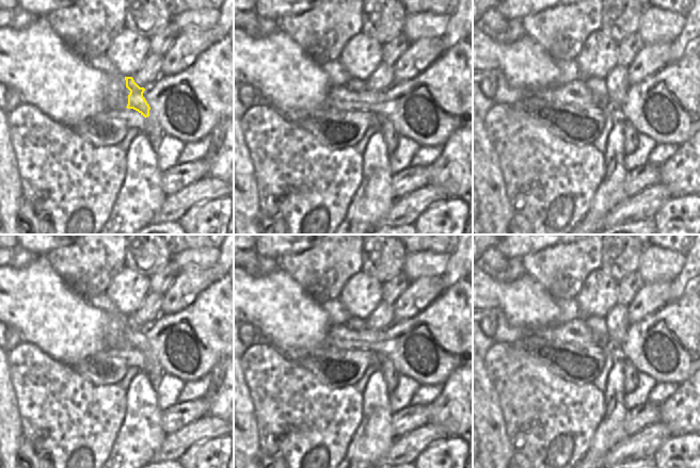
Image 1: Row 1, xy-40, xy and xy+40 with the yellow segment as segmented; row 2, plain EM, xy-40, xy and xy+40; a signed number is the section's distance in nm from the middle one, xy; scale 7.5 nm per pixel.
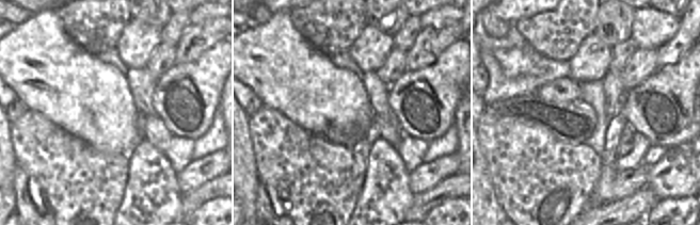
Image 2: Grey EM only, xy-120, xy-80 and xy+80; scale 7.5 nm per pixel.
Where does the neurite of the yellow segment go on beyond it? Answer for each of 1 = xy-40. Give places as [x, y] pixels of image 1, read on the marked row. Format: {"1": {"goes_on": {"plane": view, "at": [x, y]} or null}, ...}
{"1": {"goes_on": null}}

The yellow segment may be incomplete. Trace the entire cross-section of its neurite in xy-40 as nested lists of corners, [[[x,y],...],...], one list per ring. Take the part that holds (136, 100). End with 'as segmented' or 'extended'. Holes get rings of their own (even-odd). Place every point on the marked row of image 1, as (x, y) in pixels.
[[[125,77],[126,87],[130,91],[128,95],[127,109],[133,109],[138,111],[145,118],[149,116],[150,107],[143,97],[145,91],[144,87],[140,87],[132,77]]]; as segmented

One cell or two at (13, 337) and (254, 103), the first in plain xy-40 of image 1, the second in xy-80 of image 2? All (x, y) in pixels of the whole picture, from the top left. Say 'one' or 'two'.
one

